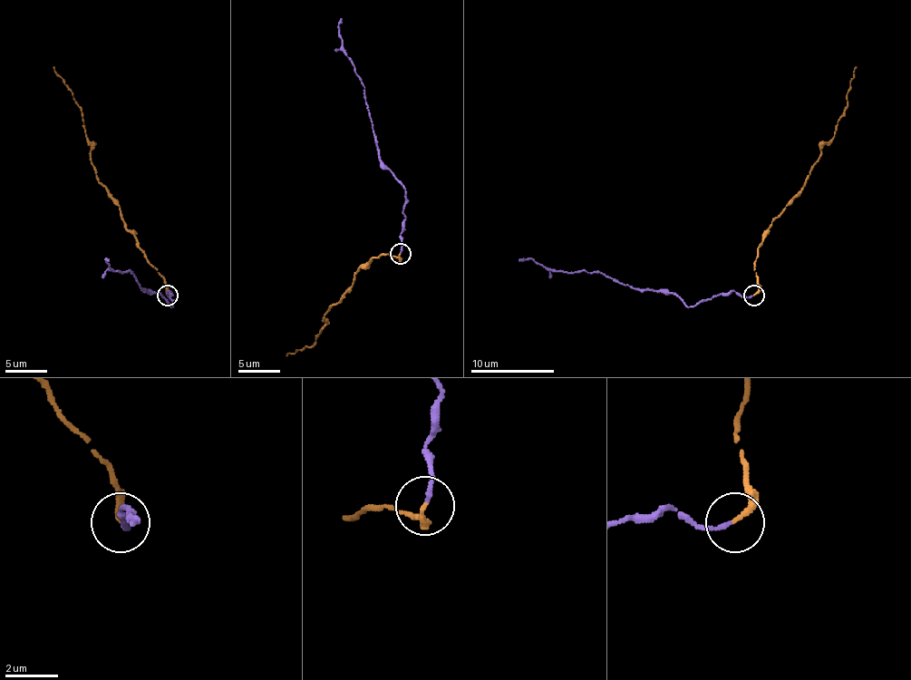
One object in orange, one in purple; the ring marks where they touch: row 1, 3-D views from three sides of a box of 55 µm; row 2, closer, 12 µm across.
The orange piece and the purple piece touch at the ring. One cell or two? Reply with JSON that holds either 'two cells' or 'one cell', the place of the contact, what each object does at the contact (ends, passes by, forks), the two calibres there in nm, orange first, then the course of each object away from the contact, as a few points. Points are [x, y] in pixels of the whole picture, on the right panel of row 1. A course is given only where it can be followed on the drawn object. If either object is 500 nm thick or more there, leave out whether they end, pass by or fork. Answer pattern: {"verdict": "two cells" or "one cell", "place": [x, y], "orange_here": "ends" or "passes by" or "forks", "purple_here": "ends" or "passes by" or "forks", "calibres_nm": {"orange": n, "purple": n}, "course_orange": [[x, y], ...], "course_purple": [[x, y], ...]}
{"verdict": "one cell", "place": [754, 296], "orange_here": "ends", "purple_here": "ends", "calibres_nm": {"orange": 190, "purple": 150}, "course_orange": [[753, 295], [758, 291], [755, 261], [761, 234], [808, 179], [820, 149], [835, 134], [856, 67]], "course_purple": [[753, 295], [732, 291], [689, 307], [672, 293], [641, 291], [603, 274], [519, 261]]}

